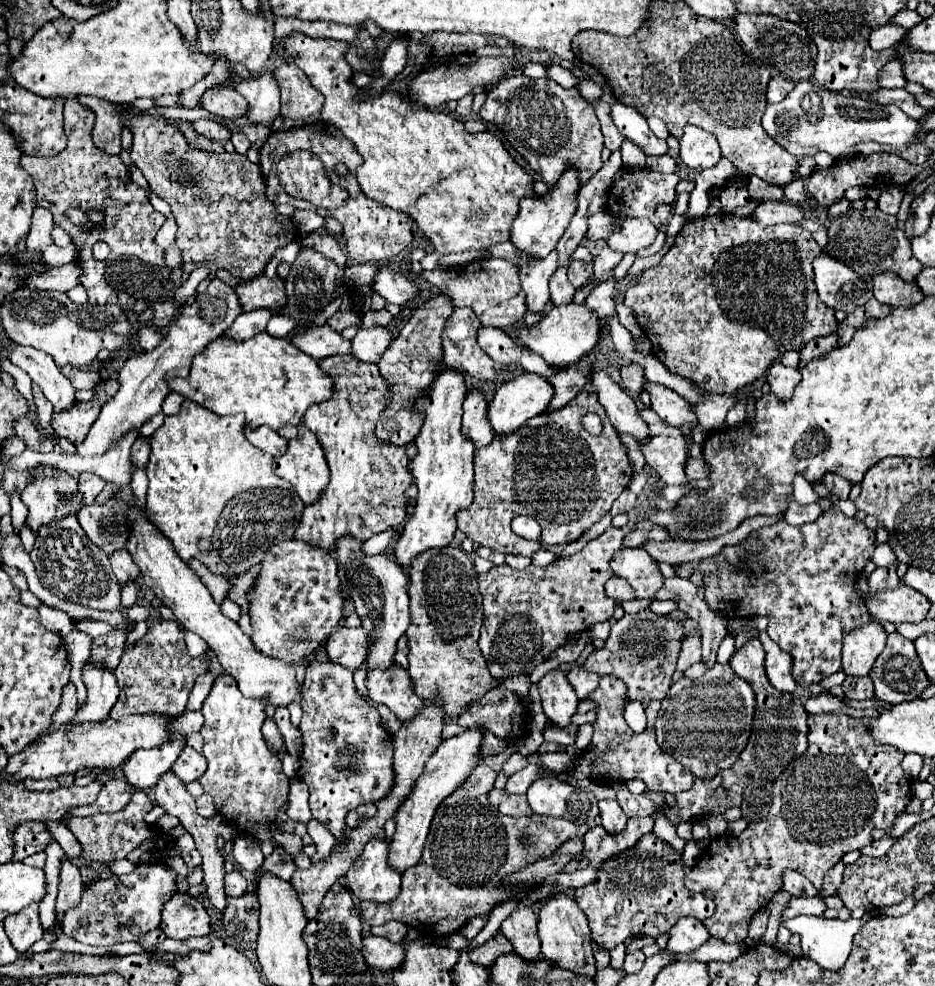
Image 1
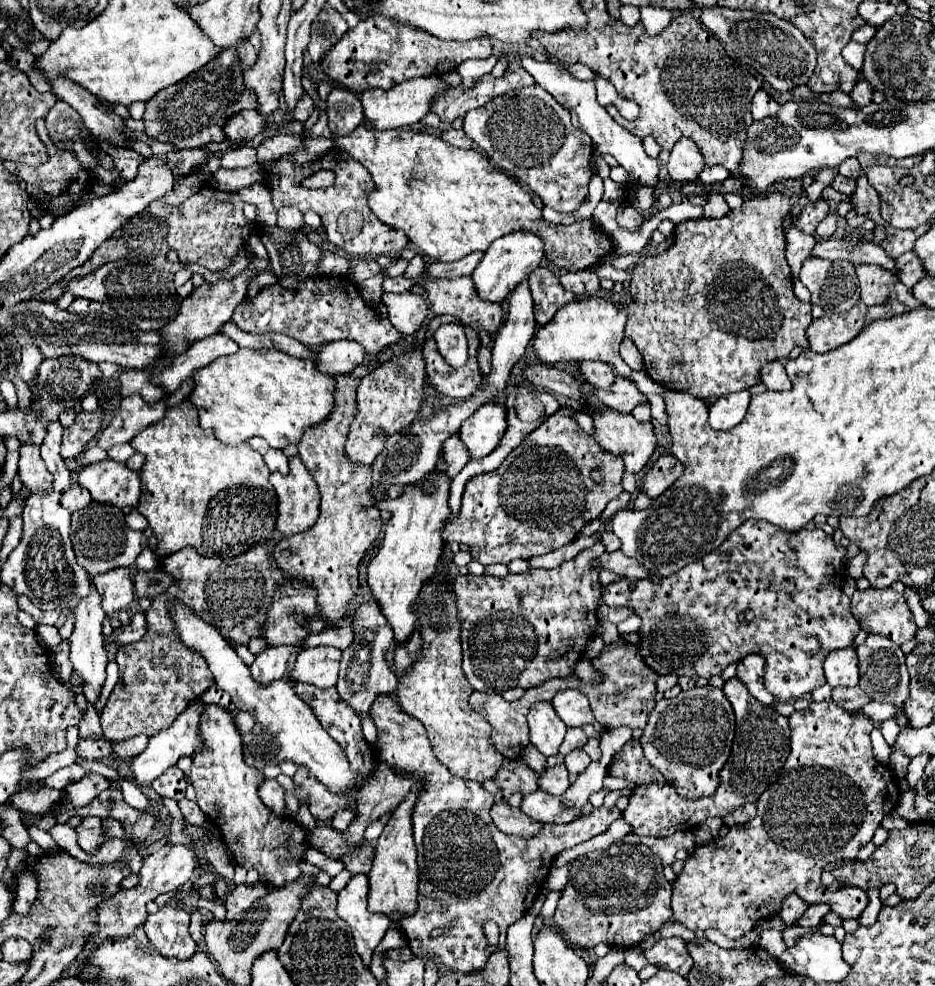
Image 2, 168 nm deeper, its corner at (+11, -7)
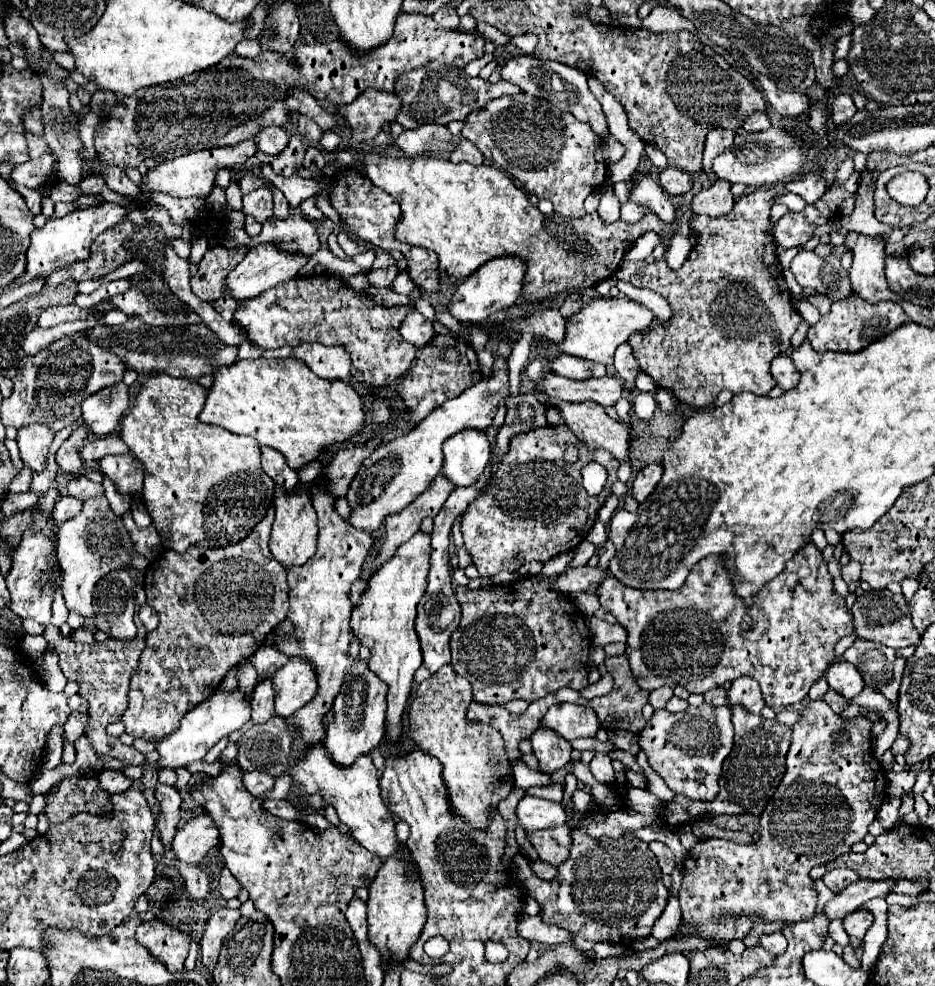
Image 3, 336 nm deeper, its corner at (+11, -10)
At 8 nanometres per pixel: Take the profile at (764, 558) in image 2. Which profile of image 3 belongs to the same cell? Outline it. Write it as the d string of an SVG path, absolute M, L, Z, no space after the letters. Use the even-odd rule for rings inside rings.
M812 542L804 544L794 558L784 564L784 570L764 584L752 604L746 604L734 592L734 580L726 568L726 556L708 556L694 564L680 590L638 590L616 578L606 578L598 588L598 598L602 608L606 608L618 624L628 630L626 654L630 668L644 690L682 686L688 692L704 694L710 688L746 674L758 680L762 696L772 710L784 710L786 706L800 704L810 686L824 676L826 668L834 660L834 646L838 640L854 632L846 602L834 590L828 562Z

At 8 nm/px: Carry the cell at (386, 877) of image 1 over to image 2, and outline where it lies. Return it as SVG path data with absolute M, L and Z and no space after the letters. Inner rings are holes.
M354 875L348 885L338 893L338 917L344 919L356 943L356 951L362 957L364 965L370 967L372 953L382 941L390 919L386 915L374 915L366 909L368 899L368 877Z

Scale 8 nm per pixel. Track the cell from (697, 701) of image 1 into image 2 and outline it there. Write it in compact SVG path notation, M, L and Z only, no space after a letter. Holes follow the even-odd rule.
M694 687L682 691L676 699L660 699L648 715L648 725L640 737L646 759L670 781L680 797L698 799L714 795L720 783L720 769L724 767L734 739L732 705L714 687Z

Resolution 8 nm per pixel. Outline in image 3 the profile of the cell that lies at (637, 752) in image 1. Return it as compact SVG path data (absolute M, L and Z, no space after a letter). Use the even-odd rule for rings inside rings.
M624 766L624 774L626 774L630 786L634 786L634 788L648 788L648 780L644 778L644 774L634 772L634 770L630 770L630 768L626 768L626 766Z

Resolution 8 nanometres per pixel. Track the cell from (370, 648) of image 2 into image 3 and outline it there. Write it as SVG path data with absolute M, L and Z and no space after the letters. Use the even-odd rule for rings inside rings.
M356 658L338 696L334 698L334 724L330 724L330 728L326 730L324 744L330 750L332 760L336 760L342 766L350 766L358 756L368 754L374 746L380 744L384 734L386 692L388 686L368 668L368 662Z

